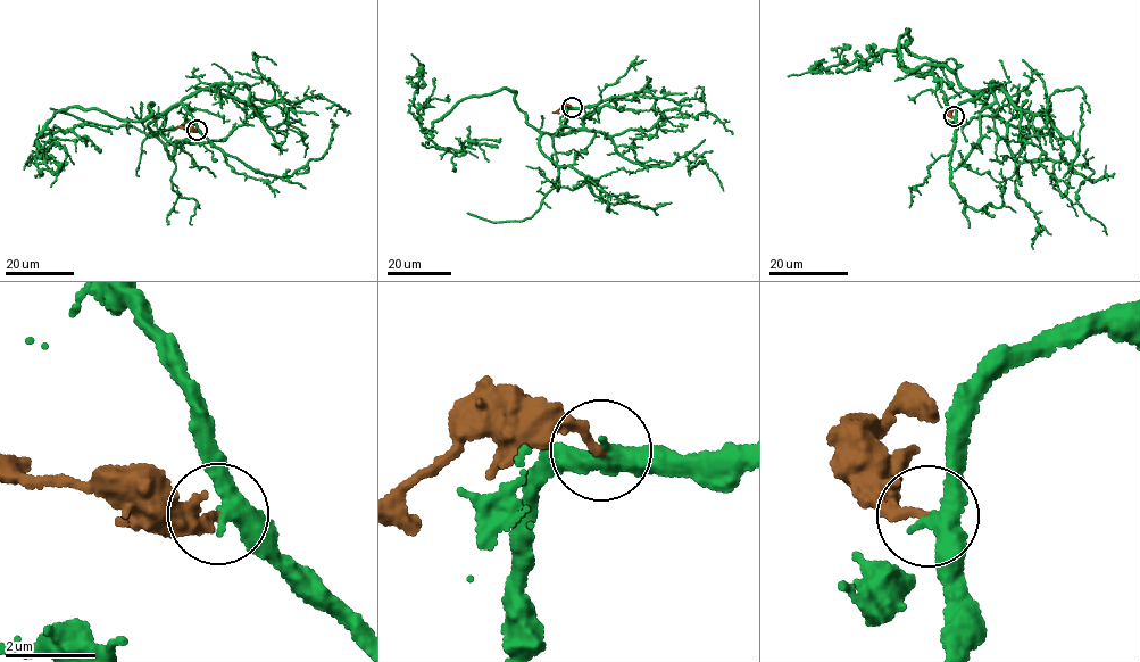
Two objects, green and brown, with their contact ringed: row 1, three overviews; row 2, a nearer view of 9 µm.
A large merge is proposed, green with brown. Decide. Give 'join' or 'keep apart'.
keep apart

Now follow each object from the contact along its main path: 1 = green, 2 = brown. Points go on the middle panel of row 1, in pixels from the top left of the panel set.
1: (572, 107), (560, 133), (542, 132), (499, 89), (458, 101), (429, 132), (410, 54)
2: (572, 107), (563, 106), (552, 112)

